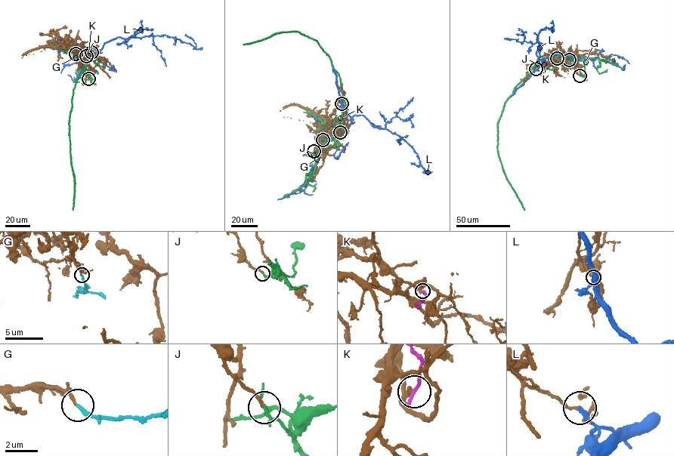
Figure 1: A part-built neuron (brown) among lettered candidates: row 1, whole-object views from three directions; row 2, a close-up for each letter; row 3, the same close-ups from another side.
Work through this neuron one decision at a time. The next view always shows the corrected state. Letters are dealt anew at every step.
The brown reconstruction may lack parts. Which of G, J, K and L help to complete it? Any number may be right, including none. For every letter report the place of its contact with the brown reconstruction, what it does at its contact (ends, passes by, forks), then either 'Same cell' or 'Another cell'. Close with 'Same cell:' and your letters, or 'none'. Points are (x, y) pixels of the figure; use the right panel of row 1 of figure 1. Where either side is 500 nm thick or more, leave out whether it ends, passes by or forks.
G: Touches brown at (569, 60). It ends there. Same cell
J: Touches brown at (579, 75). It ends there. Another cell
K: Touches brown at (557, 58). It ends there. Another cell
L: Touches brown at (536, 69). It ends there. Another cell
Same cell: G

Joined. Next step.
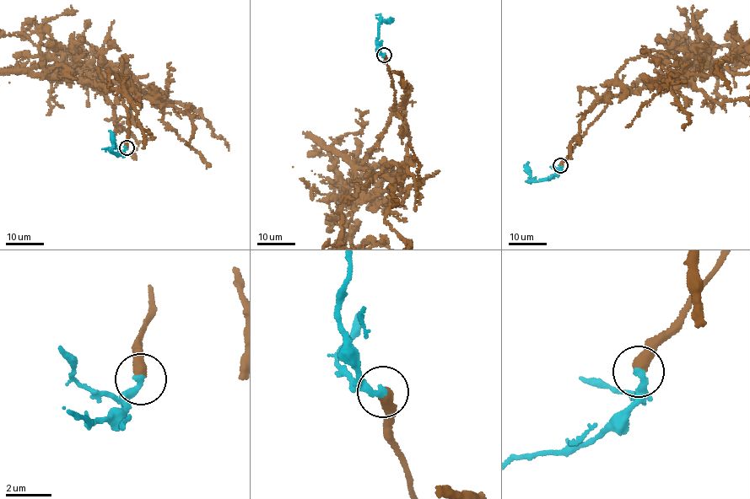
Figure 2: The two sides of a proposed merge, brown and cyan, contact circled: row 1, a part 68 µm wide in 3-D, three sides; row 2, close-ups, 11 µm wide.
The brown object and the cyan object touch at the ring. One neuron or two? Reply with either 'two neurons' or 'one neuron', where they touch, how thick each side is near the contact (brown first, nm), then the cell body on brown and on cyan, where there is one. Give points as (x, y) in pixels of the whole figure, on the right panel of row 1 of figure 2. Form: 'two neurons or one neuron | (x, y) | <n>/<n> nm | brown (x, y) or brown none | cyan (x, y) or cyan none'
one neuron | (560, 165) | 500/320 nm | brown none | cyan none

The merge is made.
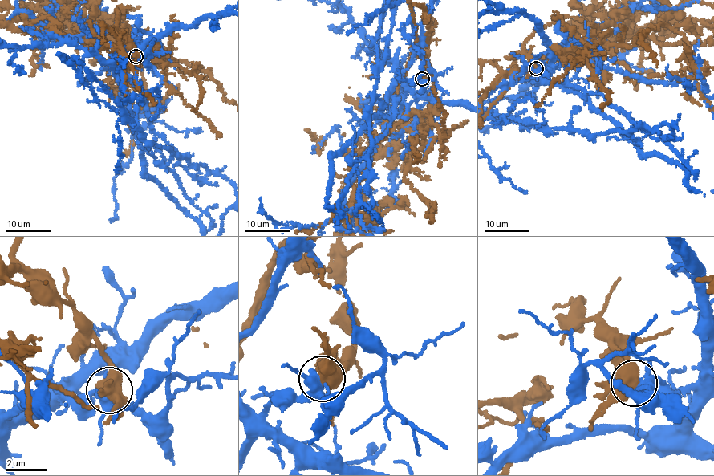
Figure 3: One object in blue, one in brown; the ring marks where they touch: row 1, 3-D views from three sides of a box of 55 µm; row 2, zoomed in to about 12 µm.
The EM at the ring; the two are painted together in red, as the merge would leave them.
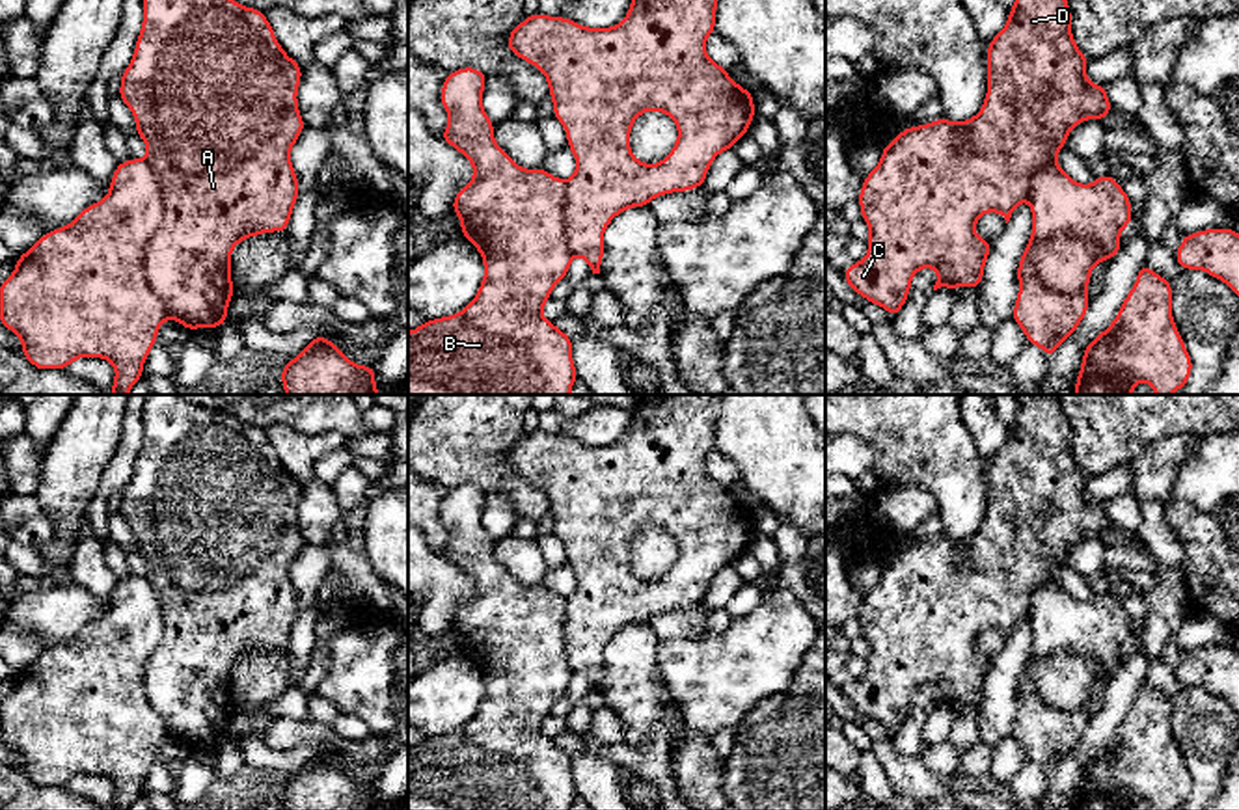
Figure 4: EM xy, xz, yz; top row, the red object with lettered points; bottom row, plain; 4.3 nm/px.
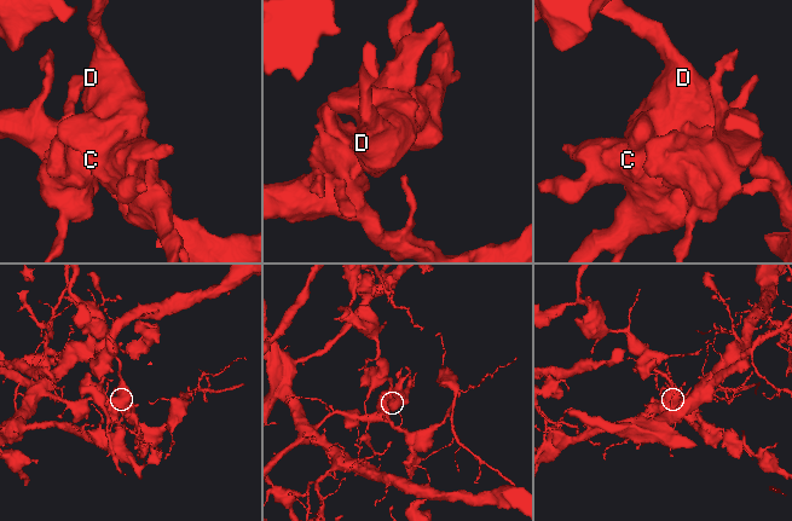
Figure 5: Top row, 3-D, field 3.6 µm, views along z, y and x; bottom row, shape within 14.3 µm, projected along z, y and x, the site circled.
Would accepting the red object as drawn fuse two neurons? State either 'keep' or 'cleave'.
cleave

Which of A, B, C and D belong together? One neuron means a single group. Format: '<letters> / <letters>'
A C D / B

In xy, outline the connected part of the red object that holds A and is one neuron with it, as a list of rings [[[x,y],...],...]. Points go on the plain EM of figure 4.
[[[149,395],[143,404],[143,441],[130,482],[121,490],[119,514],[145,559],[147,581],[157,592],[164,631],[145,663],[145,695],[168,734],[188,749],[218,747],[233,715],[231,668],[263,650],[285,650],[300,613],[291,566],[306,546],[298,529],[302,482],[285,471],[265,428],[207,410],[181,395]]]

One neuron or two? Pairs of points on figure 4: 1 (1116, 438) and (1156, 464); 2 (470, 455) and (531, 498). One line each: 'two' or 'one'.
1: two
2: one

